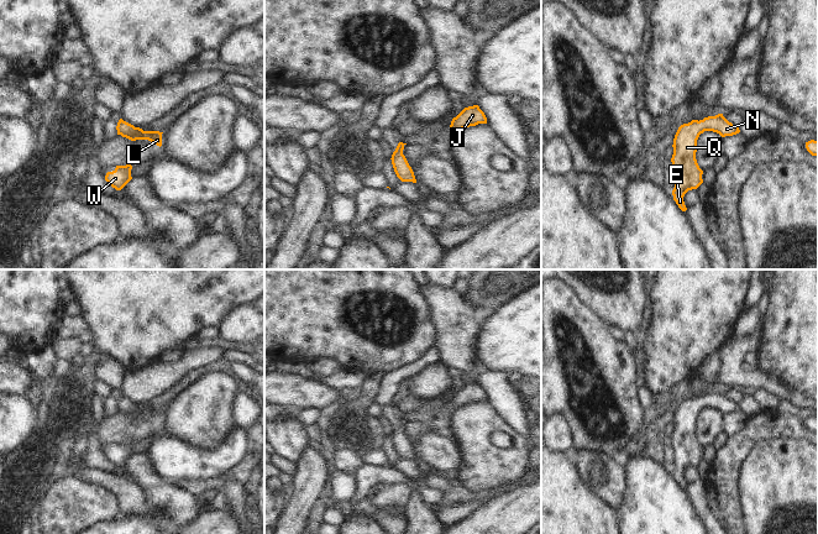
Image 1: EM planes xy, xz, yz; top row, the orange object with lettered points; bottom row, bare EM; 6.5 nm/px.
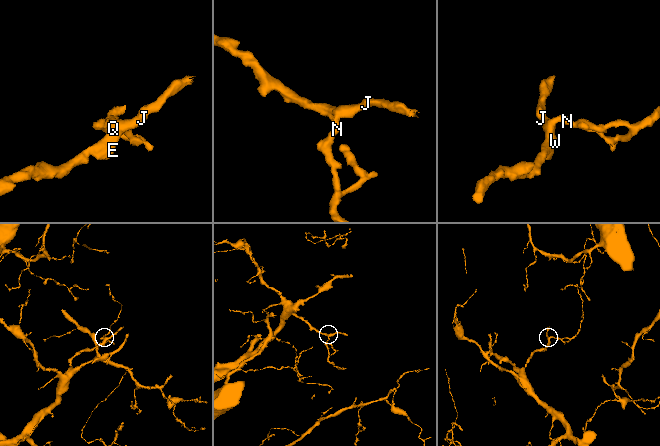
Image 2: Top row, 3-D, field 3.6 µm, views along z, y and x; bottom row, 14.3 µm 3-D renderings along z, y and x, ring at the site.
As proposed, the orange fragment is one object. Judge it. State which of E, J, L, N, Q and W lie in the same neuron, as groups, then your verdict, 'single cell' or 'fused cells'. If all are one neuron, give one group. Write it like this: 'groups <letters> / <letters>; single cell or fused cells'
groups E J L N Q W; single cell

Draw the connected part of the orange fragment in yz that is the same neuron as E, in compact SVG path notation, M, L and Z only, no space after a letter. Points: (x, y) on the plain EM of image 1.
M723 391L708 393L703 397L692 397L678 404L673 415L673 431L671 435L675 449L673 477L682 488L687 485L683 473L688 467L697 466L702 460L703 447L699 445L696 429L697 417L704 408L713 408L722 414L733 413L740 409L739 404L729 399Z

